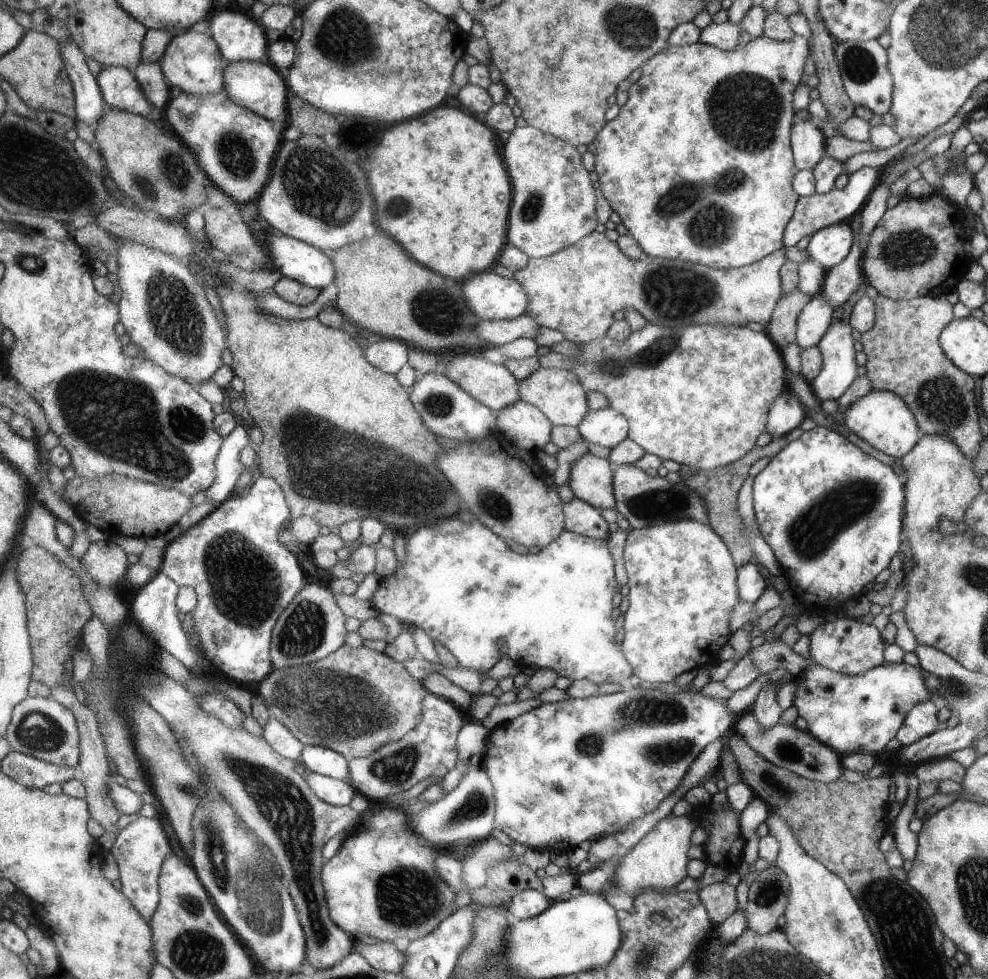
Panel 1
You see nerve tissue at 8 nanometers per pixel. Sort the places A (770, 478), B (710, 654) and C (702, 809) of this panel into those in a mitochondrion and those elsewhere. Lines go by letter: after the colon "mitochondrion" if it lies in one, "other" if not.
A: other
B: other
C: other

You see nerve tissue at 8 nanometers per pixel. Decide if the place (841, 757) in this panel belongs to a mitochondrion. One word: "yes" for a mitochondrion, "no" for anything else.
no

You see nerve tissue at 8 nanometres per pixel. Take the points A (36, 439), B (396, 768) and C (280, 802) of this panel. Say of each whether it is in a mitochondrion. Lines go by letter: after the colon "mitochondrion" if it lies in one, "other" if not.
A: other
B: mitochondrion
C: mitochondrion

